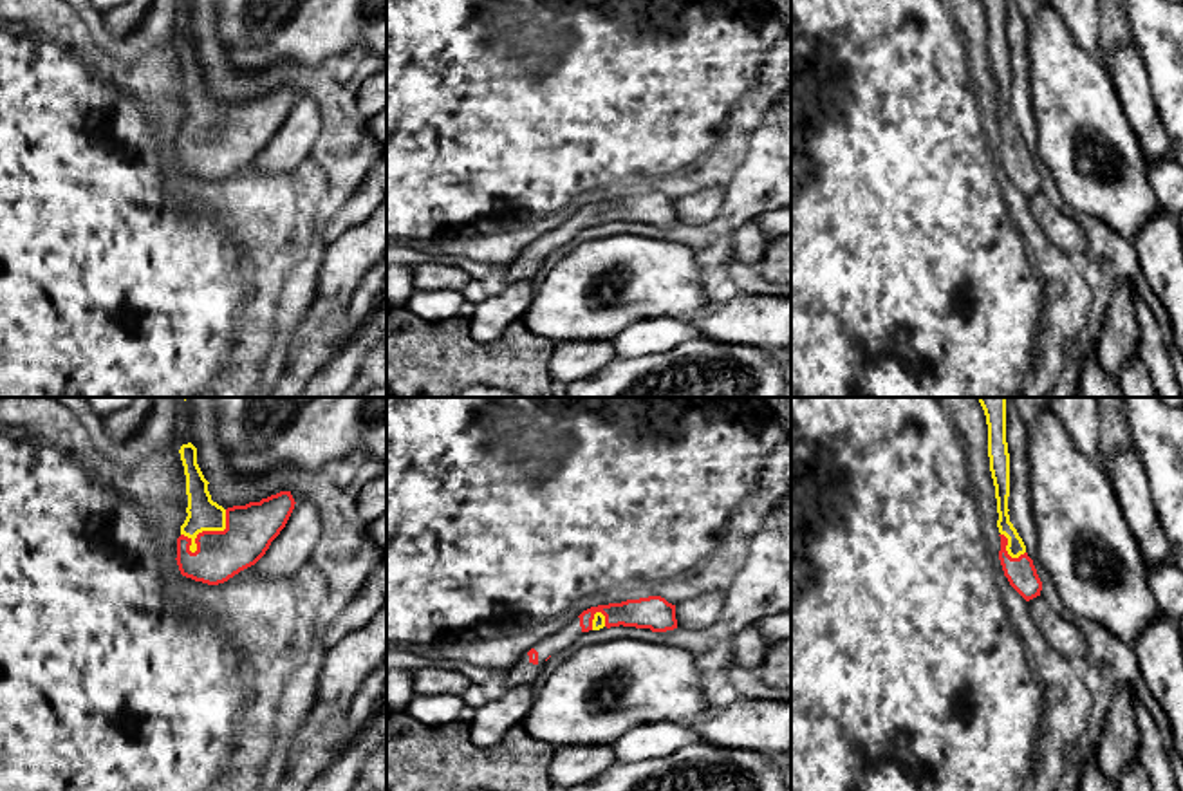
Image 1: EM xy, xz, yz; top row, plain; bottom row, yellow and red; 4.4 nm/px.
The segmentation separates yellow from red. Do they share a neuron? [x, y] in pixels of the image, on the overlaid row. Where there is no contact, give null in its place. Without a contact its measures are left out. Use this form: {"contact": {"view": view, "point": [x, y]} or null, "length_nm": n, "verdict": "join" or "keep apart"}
{"contact": {"view": "xy", "point": [210, 530]}, "length_nm": 260, "verdict": "join"}

